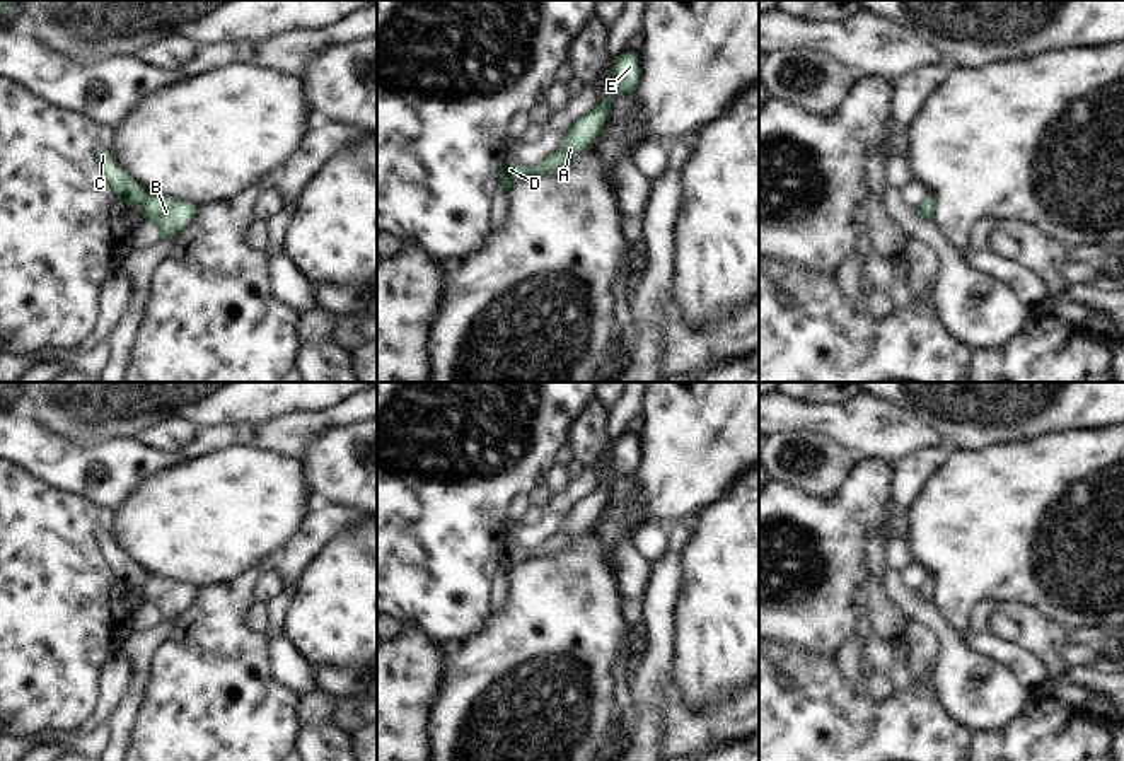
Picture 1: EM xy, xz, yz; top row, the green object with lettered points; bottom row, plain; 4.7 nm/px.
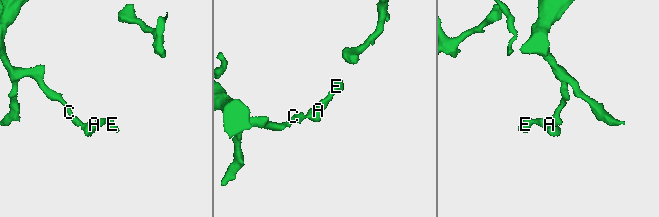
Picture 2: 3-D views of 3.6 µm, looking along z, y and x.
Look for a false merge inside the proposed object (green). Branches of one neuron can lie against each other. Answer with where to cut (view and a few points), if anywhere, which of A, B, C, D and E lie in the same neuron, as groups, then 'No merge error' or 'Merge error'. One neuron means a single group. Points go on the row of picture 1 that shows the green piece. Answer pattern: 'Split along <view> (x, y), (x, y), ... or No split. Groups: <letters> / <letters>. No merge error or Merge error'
No split. Groups: A B C D E. No merge error

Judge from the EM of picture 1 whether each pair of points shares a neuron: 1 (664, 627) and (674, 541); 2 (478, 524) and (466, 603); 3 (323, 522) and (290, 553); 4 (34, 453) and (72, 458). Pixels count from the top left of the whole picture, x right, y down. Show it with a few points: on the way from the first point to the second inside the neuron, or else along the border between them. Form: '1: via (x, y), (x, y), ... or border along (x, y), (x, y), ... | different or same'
1: border along (667, 550), (677, 553) | different
2: via (466, 543), (466, 584) | same
3: via (314, 531), (299, 546) | same
4: via (43, 454), (63, 458) | same

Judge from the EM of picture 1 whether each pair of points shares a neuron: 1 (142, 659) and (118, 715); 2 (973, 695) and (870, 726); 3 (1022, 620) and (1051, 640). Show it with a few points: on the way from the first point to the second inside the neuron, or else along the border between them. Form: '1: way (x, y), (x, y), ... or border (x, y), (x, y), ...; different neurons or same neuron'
1: way (139, 673), (137, 688), (130, 702); same neuron
2: border (933, 676), (942, 703), (971, 731); different neurons
3: way (1029, 627), (1044, 637); same neuron

